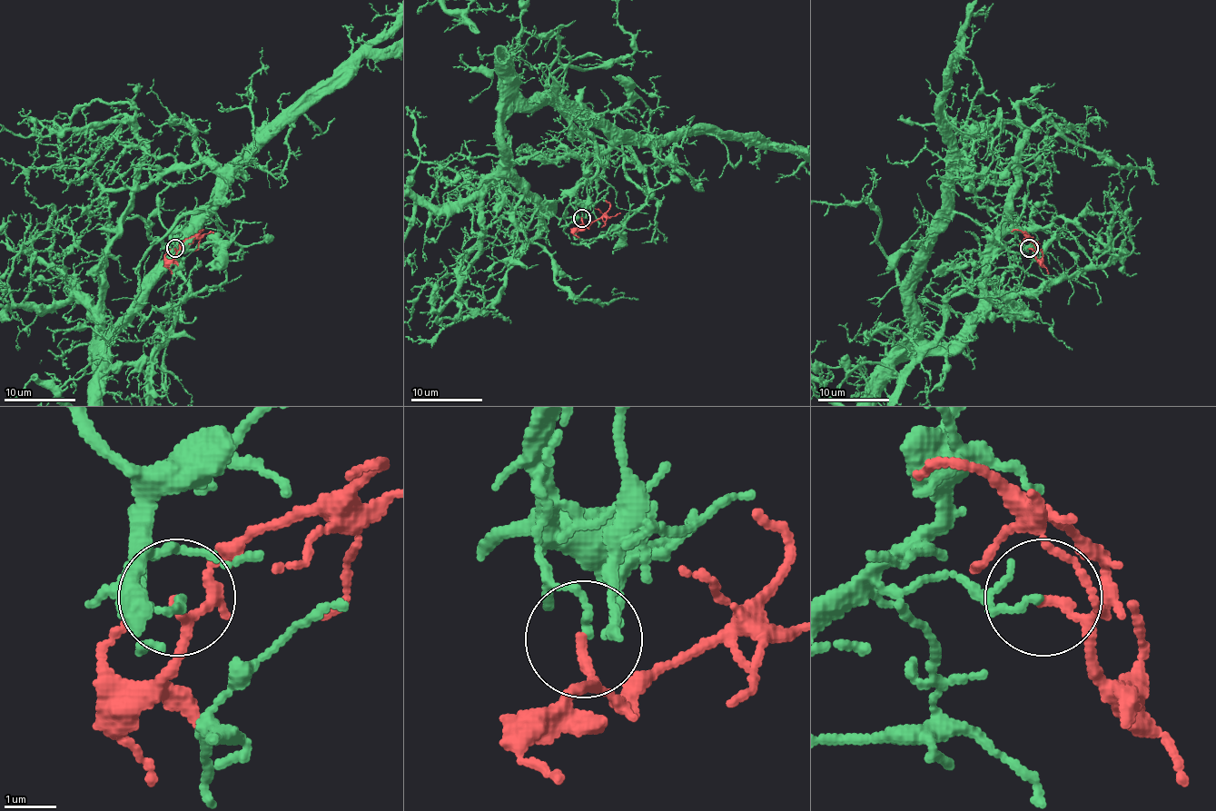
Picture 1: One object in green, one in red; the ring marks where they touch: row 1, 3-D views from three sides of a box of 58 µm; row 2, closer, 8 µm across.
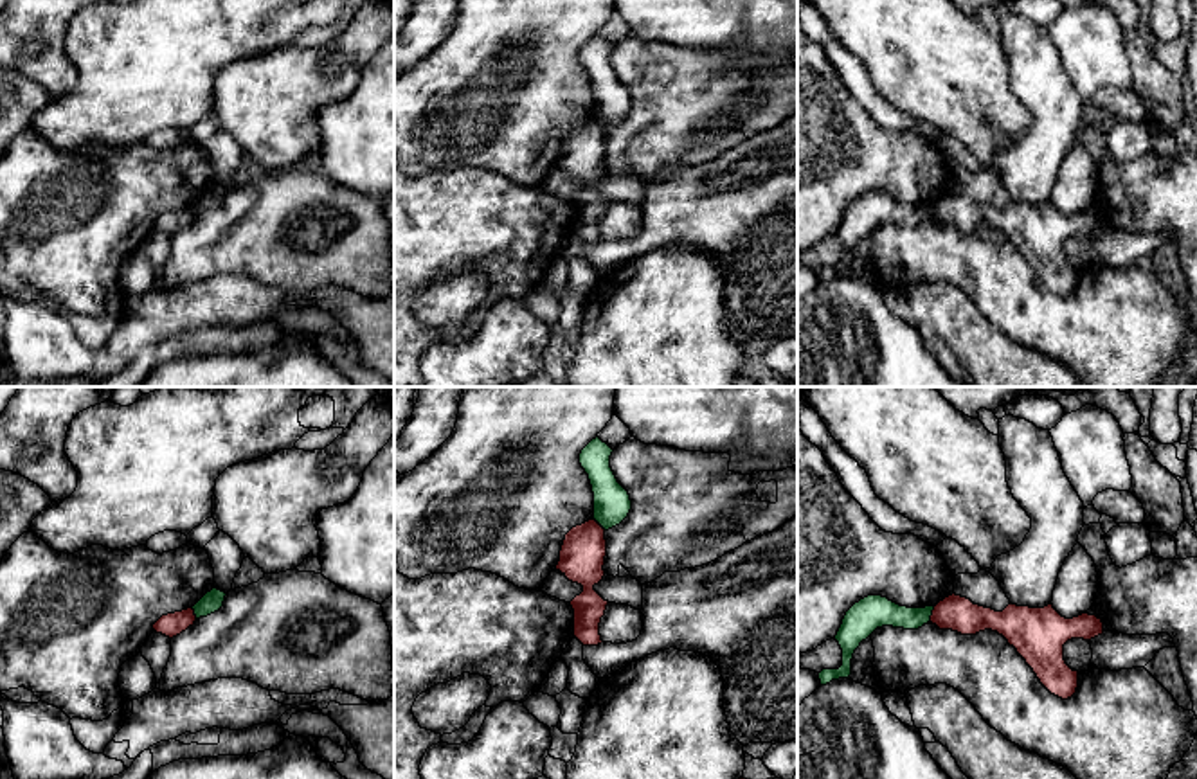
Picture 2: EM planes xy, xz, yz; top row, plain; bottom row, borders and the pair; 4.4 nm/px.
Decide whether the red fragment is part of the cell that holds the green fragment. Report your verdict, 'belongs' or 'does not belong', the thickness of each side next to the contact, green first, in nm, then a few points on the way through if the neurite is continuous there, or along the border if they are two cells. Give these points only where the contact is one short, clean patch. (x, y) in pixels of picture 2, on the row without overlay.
does not belong; calibres 140 and 160 nm; border yz (935, 204), (929, 216)

